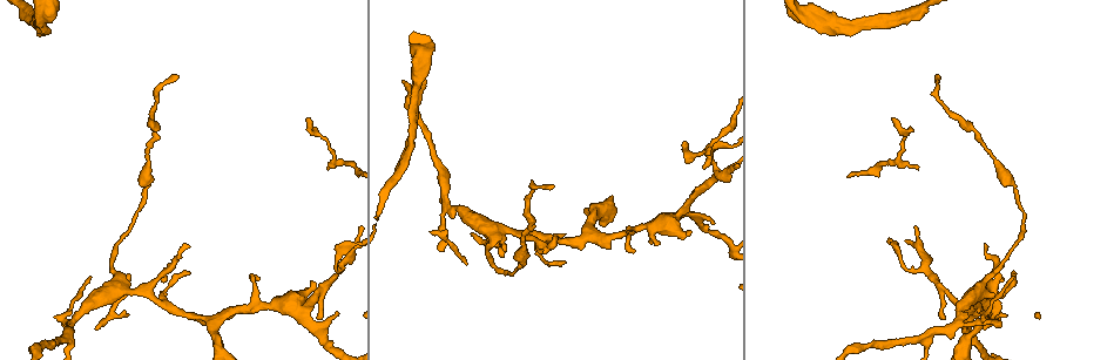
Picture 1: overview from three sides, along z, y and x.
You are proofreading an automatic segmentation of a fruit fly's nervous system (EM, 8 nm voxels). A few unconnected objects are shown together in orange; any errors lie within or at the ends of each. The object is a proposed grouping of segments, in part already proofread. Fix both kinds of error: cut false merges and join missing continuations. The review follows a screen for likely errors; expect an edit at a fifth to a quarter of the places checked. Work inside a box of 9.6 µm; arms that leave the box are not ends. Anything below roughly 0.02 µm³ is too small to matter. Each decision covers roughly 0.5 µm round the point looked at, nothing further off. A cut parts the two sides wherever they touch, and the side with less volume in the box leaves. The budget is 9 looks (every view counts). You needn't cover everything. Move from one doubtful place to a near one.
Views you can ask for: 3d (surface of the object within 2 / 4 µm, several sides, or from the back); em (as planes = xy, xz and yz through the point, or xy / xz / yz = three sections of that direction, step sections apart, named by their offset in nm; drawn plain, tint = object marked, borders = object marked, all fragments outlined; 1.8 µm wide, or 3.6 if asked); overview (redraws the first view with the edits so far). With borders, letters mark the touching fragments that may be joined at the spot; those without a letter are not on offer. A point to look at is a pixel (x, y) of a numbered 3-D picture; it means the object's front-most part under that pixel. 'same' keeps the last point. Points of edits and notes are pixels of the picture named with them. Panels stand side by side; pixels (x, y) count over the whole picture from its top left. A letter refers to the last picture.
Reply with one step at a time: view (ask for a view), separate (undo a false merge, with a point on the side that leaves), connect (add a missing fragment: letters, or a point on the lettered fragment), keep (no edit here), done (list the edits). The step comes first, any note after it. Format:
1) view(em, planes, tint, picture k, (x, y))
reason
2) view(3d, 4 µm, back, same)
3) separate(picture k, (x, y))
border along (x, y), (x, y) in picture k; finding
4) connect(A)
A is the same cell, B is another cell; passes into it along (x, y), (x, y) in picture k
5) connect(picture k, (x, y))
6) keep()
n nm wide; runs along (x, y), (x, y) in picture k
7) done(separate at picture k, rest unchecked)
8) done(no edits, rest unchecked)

view(em, planes, borders, picture 1, (986, 288))
arms part here

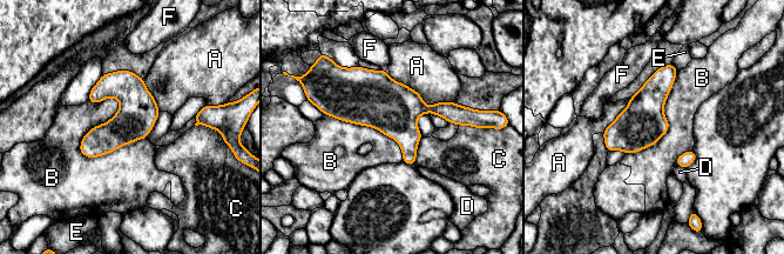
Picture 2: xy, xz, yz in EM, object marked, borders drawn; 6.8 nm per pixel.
keep()
A touches over 550 nm; A, B, C, D, E and F are other cells; all the same neuron

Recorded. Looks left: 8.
view(3d, 2 µm, picture 1, (441, 249))
an open end

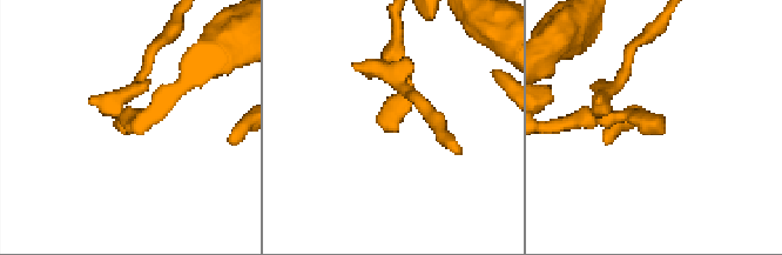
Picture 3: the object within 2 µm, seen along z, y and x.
view(em, xz, step 8, plain, picture 3, (390, 126))
now the EM

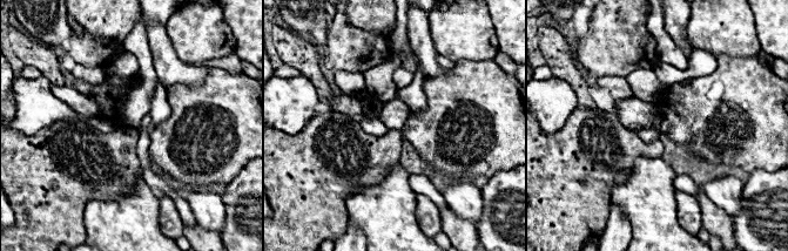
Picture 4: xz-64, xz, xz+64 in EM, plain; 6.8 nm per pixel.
view(em, xz, step 8, borders, same)
what lies round it

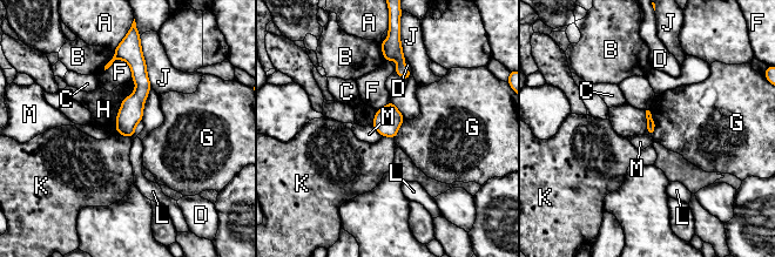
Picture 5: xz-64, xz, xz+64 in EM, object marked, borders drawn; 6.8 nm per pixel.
keep()
A, B, C, D, F, G, H, J, K, L and M are other cells; border along (120, 134), (130, 137) in picture 5; none of them fits

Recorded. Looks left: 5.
view(em, planes, borders, picture 1, (977, 306))
thick turns thin

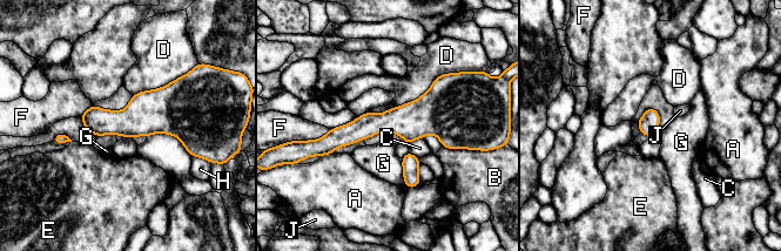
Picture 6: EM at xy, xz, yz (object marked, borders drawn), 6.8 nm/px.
keep()
140 nm wide; A, B, C, D, E, F, G, H and J are other cells; border along (451, 72), (395, 107) in picture 6; continuous, no second neuron

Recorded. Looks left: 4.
view(em, 3.6 µm, planes, plain, picture 1, (336, 313))

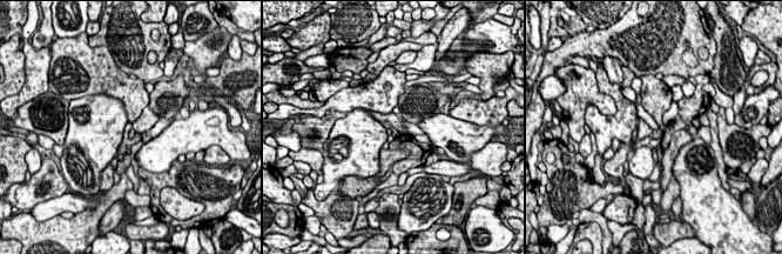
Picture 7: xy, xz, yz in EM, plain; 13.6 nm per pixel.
view(em, 3.6 µm, planes, borders, same)
see the neighbours

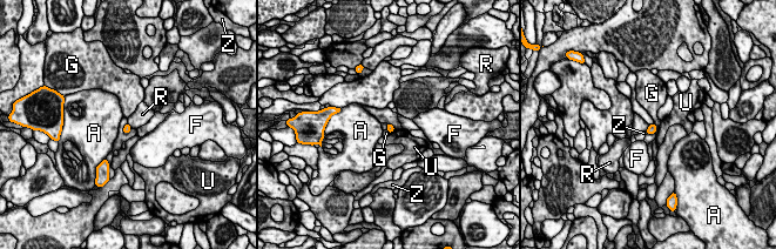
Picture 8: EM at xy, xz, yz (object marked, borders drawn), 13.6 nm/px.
keep()
A, F, G, R, U and Z are other cells; border along (386, 122), (395, 128) in picture 8; none of them fits

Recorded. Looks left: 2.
done(no edits, rest unchecked)

